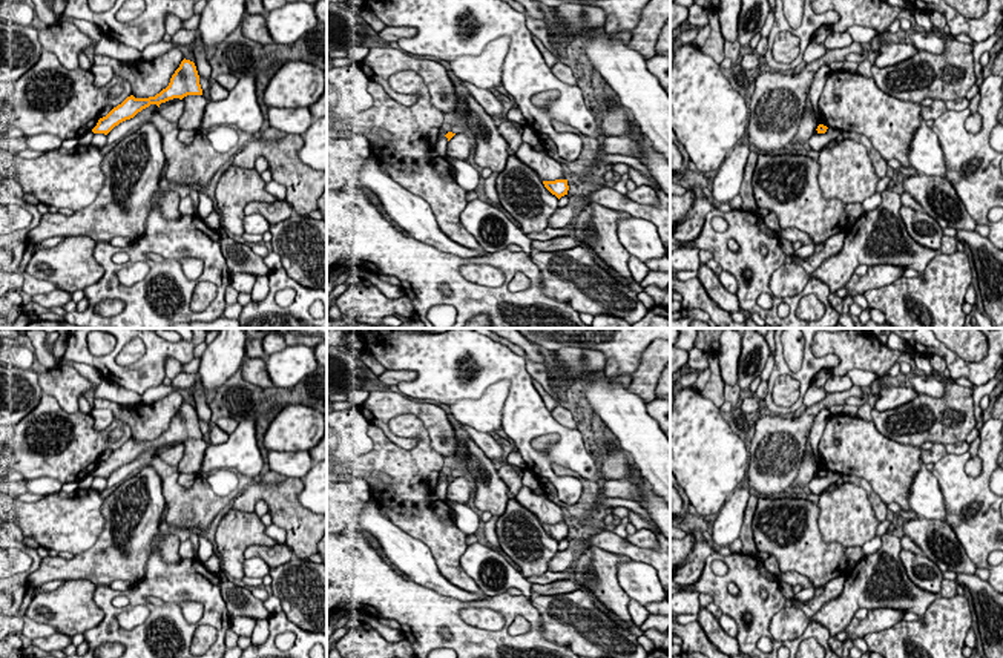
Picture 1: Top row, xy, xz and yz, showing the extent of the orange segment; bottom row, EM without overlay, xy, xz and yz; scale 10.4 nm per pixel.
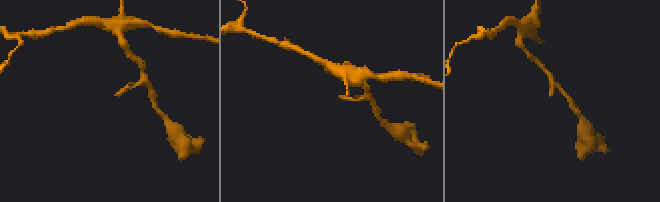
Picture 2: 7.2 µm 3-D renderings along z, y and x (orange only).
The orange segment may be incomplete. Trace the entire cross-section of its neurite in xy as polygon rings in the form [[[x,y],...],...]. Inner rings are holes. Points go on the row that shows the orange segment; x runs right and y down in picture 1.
[[[184,58],[172,75],[170,83],[166,89],[149,98],[135,98],[133,95],[127,97],[106,117],[100,118],[92,132],[107,135],[115,126],[133,118],[138,112],[149,107],[150,104],[156,104],[159,107],[161,103],[173,98],[183,100],[187,95],[202,95],[202,89],[195,63]]]

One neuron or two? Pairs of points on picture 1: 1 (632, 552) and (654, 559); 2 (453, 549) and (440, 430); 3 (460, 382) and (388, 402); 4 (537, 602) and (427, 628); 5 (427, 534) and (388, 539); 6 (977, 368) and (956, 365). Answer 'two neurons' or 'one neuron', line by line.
1: one neuron
2: two neurons
3: two neurons
4: two neurons
5: two neurons
6: one neuron

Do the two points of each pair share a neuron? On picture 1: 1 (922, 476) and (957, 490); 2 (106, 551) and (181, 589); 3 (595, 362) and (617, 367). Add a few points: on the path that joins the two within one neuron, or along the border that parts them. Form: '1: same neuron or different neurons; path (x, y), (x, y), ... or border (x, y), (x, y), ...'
1: different neurons; border (930, 471), (939, 485), (947, 517)
2: different neurons; border (178, 560), (166, 562), (157, 546), (134, 583)
3: different neurons; border (575, 345), (598, 350), (605, 356), (605, 370)

